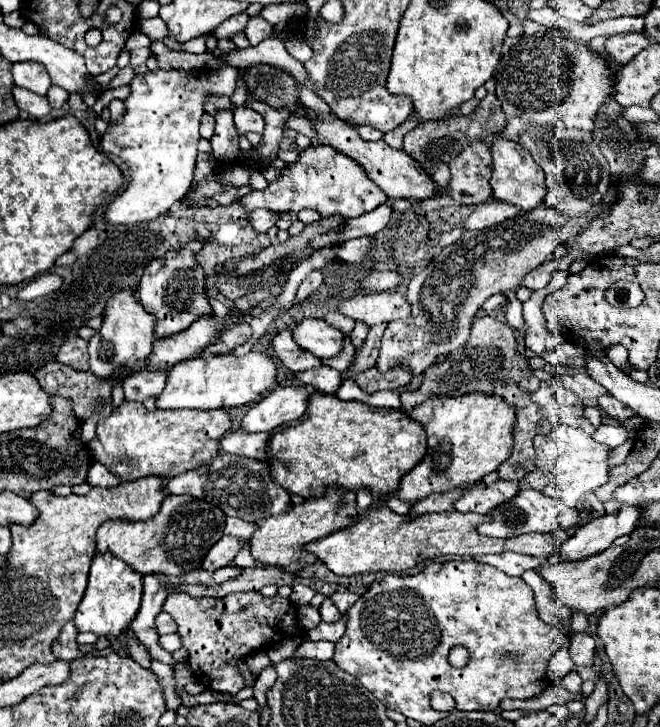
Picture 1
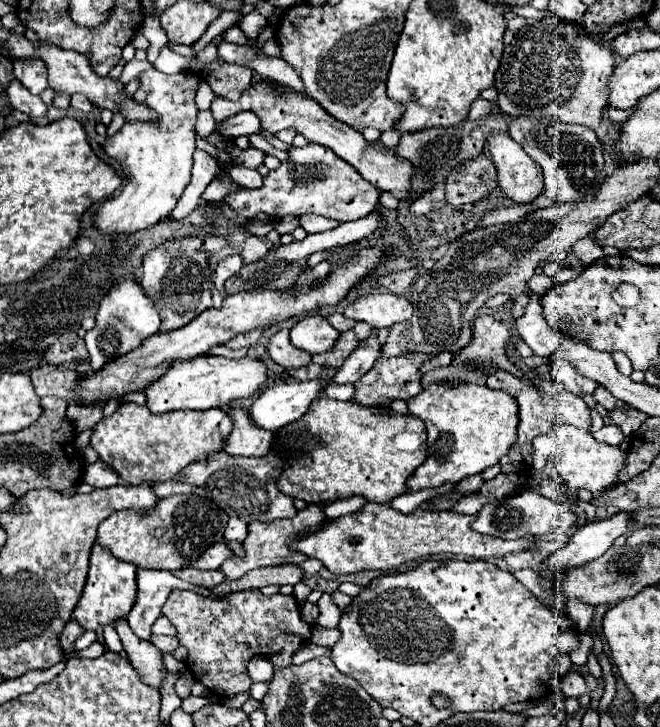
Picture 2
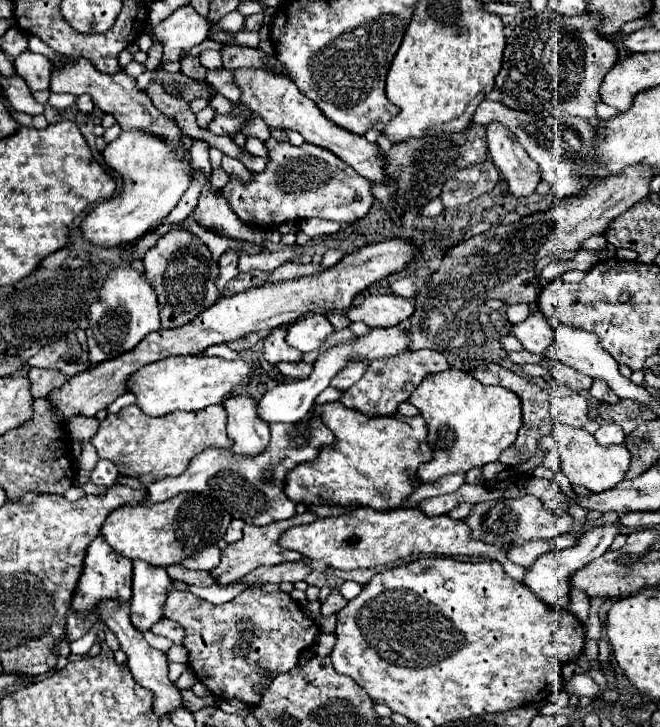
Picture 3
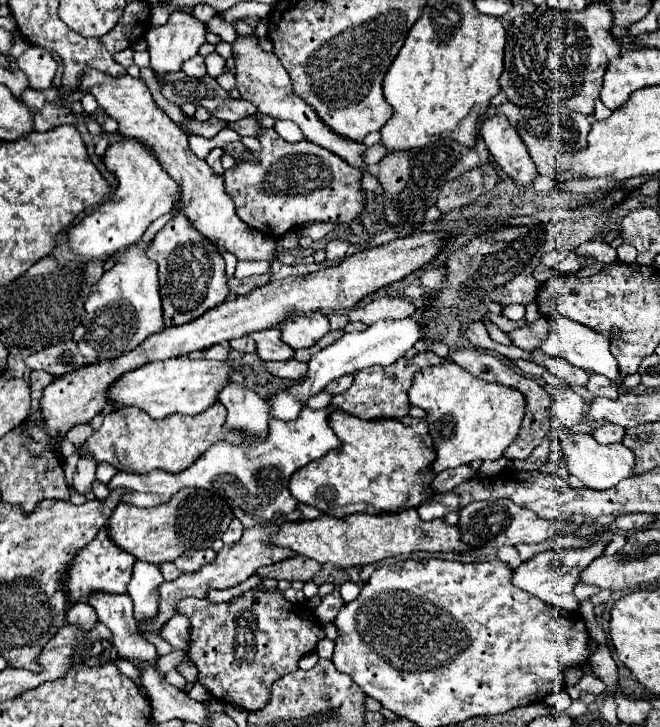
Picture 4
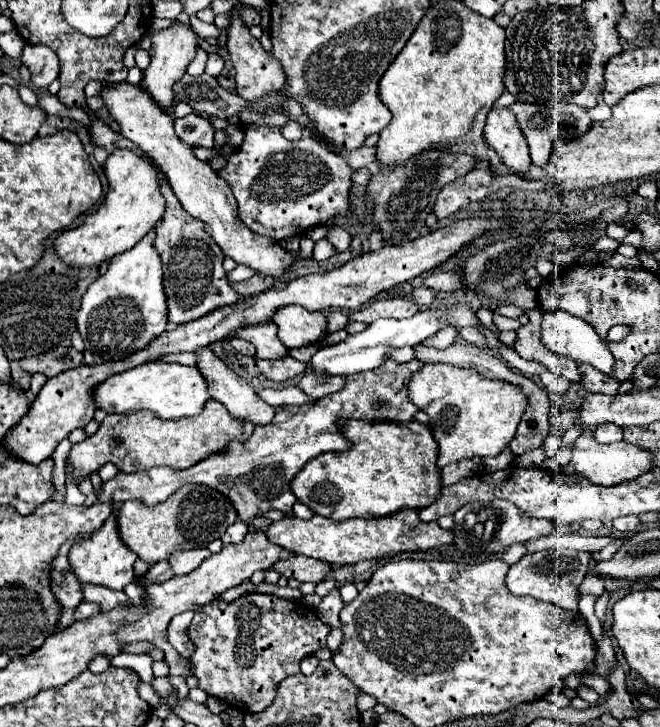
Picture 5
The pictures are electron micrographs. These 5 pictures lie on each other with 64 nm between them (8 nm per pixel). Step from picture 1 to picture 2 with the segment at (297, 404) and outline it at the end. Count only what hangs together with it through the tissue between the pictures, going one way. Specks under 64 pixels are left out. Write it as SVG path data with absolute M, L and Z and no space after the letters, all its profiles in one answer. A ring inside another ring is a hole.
M314 380L272 386L252 404L250 418L256 428L278 432L282 426L296 422L306 414L320 388L320 382Z

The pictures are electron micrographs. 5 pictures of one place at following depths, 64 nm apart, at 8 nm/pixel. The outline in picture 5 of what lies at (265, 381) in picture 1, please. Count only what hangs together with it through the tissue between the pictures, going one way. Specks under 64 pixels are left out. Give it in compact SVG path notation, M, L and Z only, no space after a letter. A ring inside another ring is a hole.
M146 362L132 370L120 372L96 388L96 406L108 414L126 414L132 410L150 410L160 418L196 416L210 400L208 382L198 366L182 366L176 362Z

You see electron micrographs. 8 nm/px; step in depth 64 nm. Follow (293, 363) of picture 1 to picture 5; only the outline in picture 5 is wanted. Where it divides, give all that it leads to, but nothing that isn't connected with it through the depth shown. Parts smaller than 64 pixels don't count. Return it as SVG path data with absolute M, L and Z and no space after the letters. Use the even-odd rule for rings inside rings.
M268 322L262 326L252 326L252 328L242 328L236 336L244 338L256 346L256 358L280 360L280 358L288 356L288 348L276 336L274 322Z

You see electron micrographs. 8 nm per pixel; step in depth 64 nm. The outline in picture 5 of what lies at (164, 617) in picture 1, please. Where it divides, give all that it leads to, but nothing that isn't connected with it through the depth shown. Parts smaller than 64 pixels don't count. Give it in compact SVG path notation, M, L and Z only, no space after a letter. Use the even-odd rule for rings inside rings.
M182 612L174 616L172 622L168 624L168 642L184 658L190 658L190 654L194 652L194 644L188 638L188 626L190 626L192 616L194 616L192 612Z

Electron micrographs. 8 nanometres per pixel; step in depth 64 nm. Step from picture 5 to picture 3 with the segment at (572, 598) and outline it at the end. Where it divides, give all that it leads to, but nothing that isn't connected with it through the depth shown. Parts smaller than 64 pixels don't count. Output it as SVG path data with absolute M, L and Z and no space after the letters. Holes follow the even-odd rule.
M614 522L614 524L604 524L604 526L596 526L596 528L590 528L588 532L584 532L578 542L572 546L572 548L566 548L566 550L554 550L554 552L548 552L544 556L540 556L540 560L536 560L536 564L532 568L528 568L526 572L526 578L524 578L524 584L544 602L552 604L552 606L558 606L558 608L568 608L568 592L570 592L570 584L568 584L568 576L580 568L584 568L588 562L592 562L594 558L602 556L612 540L620 534L620 522Z

